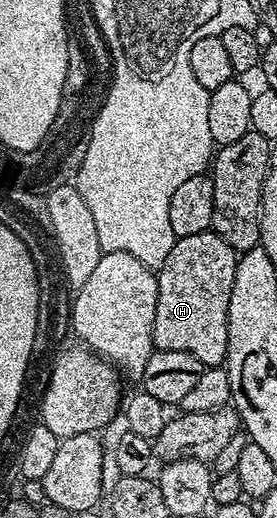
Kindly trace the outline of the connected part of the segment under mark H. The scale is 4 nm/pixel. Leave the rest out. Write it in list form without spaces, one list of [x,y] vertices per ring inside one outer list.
[[[213,230],[175,239],[172,254],[164,258],[164,266],[156,272],[158,297],[154,346],[157,351],[184,350],[184,354],[200,358],[204,366],[227,363],[228,302],[238,258],[239,253]]]

